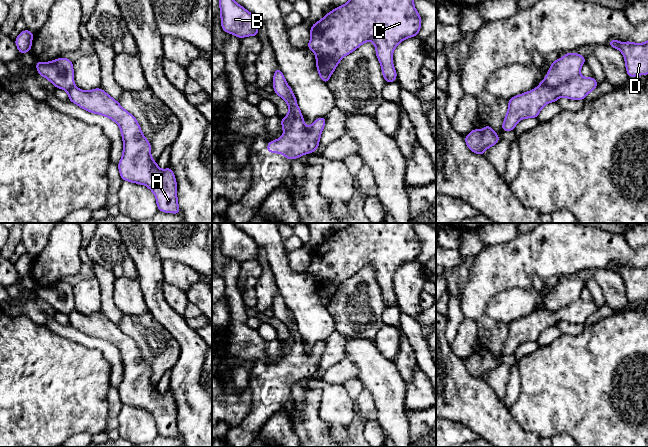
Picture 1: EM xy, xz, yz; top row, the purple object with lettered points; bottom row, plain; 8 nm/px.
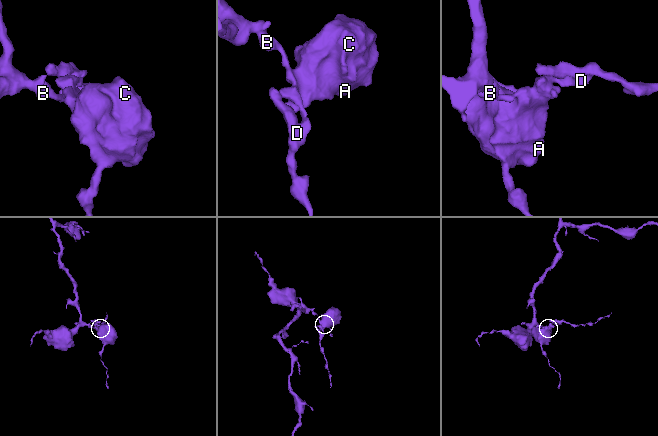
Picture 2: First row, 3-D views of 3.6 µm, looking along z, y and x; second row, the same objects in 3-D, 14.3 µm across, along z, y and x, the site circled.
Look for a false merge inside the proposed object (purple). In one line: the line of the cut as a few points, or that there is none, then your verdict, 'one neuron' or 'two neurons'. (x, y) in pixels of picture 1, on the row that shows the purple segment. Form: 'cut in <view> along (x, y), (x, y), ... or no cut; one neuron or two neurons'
cut in xz along (288, 86), (291, 92), (293, 123), (284, 133); two neurons

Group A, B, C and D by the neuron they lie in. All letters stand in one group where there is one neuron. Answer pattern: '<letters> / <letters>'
A C / B D

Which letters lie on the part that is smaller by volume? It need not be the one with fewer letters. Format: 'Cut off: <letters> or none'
Cut off: A, C

